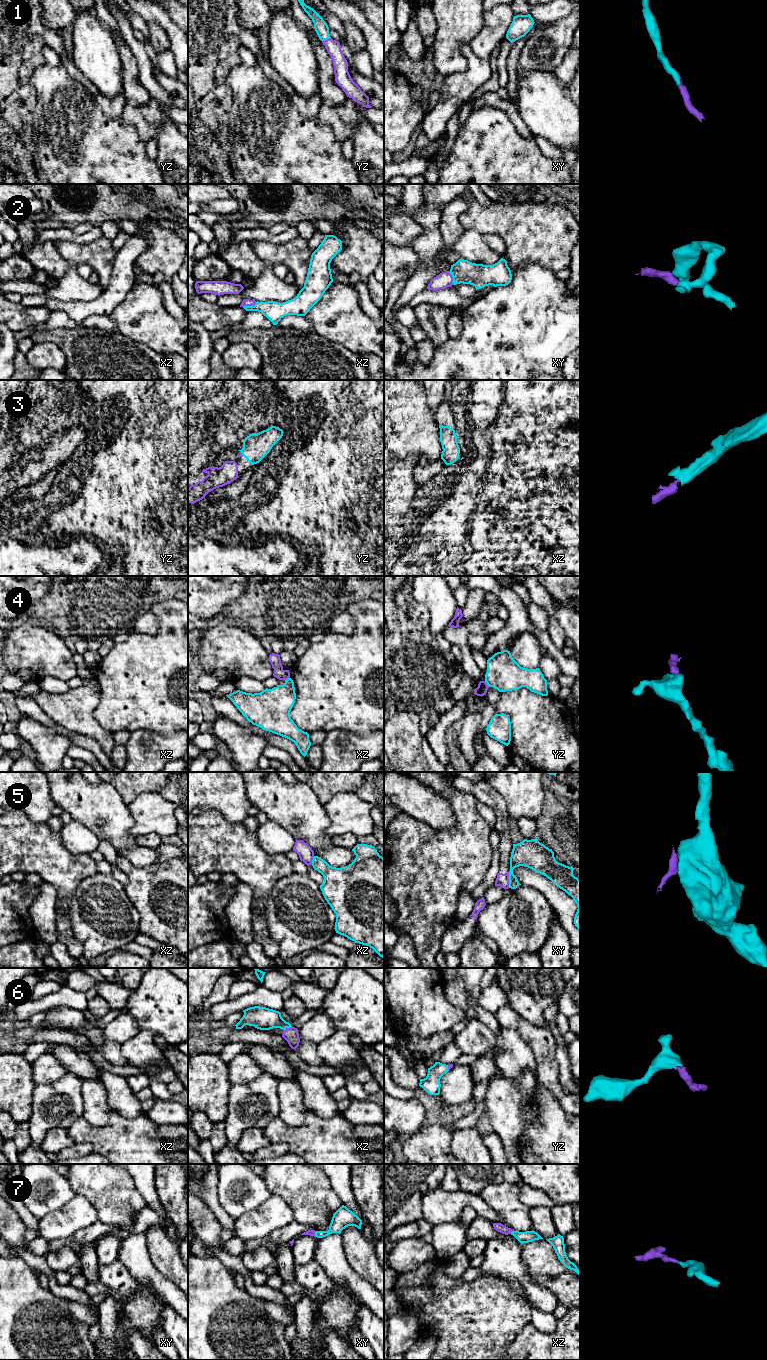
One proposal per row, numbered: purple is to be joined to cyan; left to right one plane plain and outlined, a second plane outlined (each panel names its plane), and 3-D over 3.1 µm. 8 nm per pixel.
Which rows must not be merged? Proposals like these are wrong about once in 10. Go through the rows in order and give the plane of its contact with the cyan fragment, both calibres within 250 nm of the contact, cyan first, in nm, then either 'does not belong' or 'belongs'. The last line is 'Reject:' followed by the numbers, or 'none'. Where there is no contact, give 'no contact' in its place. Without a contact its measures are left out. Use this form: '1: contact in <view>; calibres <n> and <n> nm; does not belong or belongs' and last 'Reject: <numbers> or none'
1: contact in yz; calibres 110 and 120 nm; belongs
2: contact in xz; calibres 160 and 60 nm; belongs
3: contact in yz; calibres 200 and 30 nm; belongs
4: contact in yz; calibres 280 and 90 nm; does not belong
5: contact in xy; calibres 190 and 110 nm; does not belong
6: contact in xz; calibres 180 and 120 nm; belongs
7: contact in xy; calibres 150 and 50 nm; belongs
Reject: 4, 5

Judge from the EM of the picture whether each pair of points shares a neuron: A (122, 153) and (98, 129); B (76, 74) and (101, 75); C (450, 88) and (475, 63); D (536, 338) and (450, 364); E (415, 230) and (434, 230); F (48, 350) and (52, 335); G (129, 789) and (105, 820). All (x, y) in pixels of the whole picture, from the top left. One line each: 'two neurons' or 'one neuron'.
A: one neuron
B: two neurons
C: one neuron
D: one neuron
E: two neurons
F: two neurons
G: two neurons

